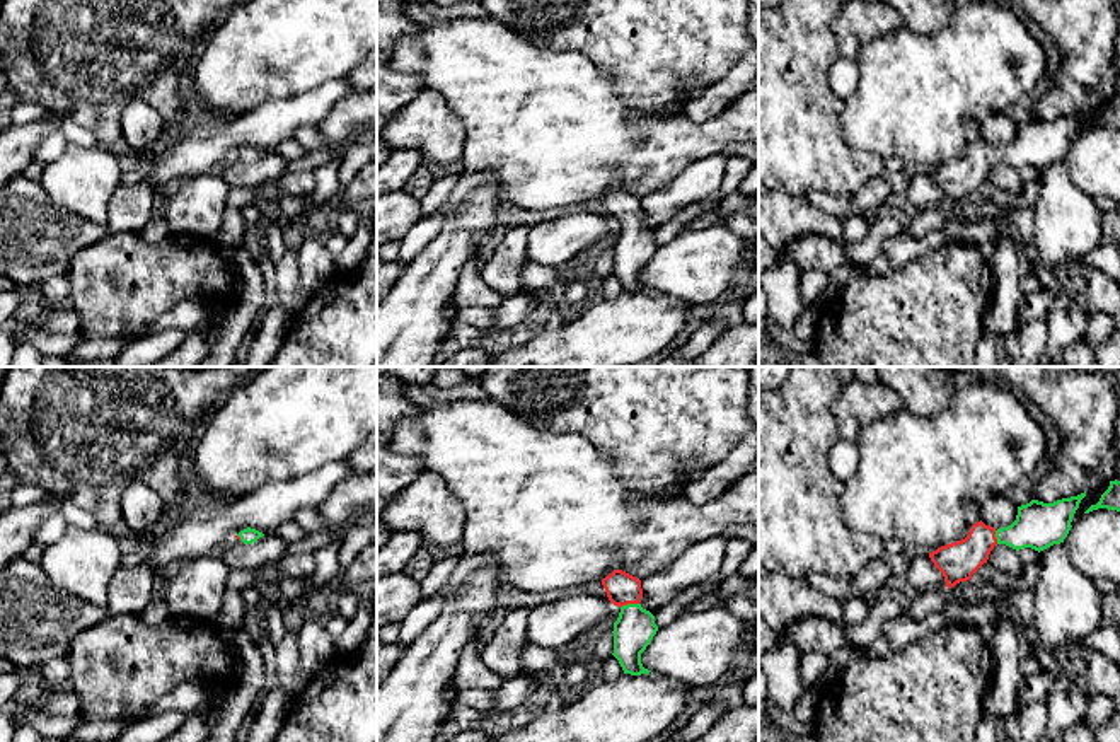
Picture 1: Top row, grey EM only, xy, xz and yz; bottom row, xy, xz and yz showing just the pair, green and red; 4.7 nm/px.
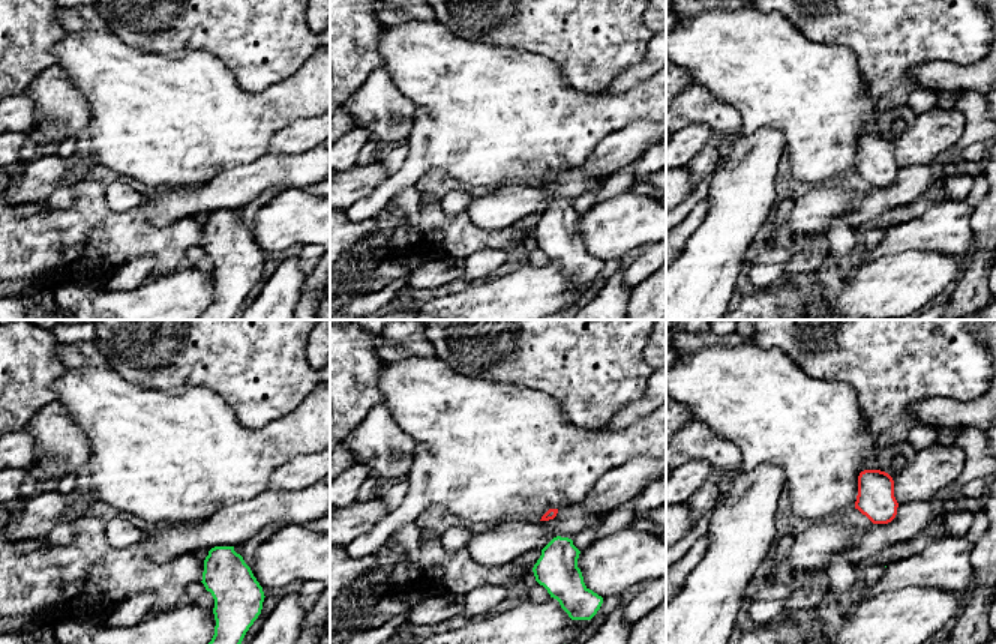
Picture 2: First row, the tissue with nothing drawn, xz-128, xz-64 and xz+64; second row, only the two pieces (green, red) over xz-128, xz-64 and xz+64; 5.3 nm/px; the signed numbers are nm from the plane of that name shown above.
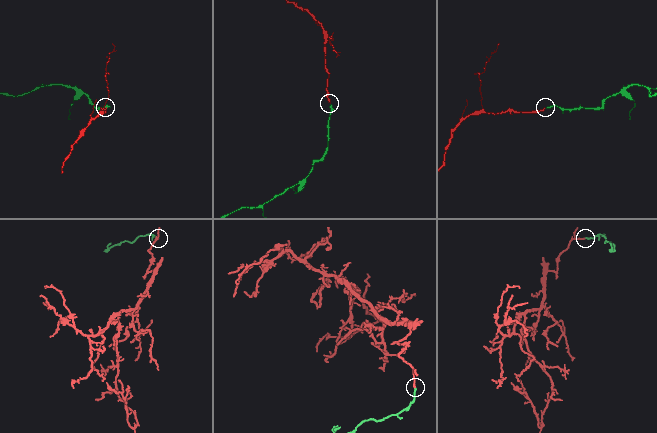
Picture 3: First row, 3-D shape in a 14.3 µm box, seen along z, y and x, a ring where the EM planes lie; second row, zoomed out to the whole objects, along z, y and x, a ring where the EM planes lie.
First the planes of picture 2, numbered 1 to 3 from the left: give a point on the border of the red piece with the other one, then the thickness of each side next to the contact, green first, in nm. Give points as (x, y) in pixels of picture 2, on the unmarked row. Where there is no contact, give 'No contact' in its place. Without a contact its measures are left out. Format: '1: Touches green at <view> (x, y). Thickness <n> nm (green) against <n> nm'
1: No contact
2: No contact
3: No contact

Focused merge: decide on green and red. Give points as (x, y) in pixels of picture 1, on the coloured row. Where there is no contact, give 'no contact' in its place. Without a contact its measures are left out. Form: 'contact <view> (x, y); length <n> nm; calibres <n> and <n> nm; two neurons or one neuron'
contact xz (629, 604); length 90 nm; calibres 190 and 150 nm; one neuron

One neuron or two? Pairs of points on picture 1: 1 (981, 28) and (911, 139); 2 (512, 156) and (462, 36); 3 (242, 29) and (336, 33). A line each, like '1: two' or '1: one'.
1: one
2: one
3: one

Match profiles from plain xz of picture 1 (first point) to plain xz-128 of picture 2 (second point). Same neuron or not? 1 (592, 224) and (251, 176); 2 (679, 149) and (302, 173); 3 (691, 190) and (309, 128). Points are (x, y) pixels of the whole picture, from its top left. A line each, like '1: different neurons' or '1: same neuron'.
1: same neuron
2: different neurons
3: same neuron

